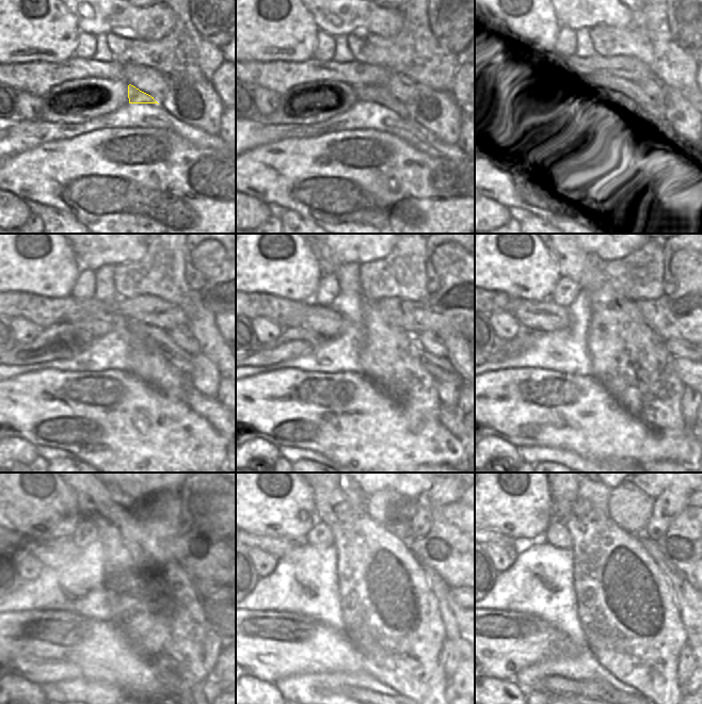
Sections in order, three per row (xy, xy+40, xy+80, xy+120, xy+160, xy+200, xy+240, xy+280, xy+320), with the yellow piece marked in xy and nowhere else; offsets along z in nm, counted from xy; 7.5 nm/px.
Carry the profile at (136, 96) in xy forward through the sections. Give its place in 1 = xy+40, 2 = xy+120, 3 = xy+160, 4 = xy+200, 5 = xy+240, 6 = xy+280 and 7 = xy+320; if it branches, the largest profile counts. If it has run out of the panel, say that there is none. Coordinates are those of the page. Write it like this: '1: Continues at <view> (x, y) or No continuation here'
1: Continues at xy+40 (375, 93)
2: Continues at xy+120 (97, 325)
3: Continues at xy+160 (323, 320)
4: Continues at xy+200 (547, 316)
5: Continues at xy+240 (47, 550)
6: Continues at xy+280 (278, 547)
7: Continues at xy+320 (496, 537).

